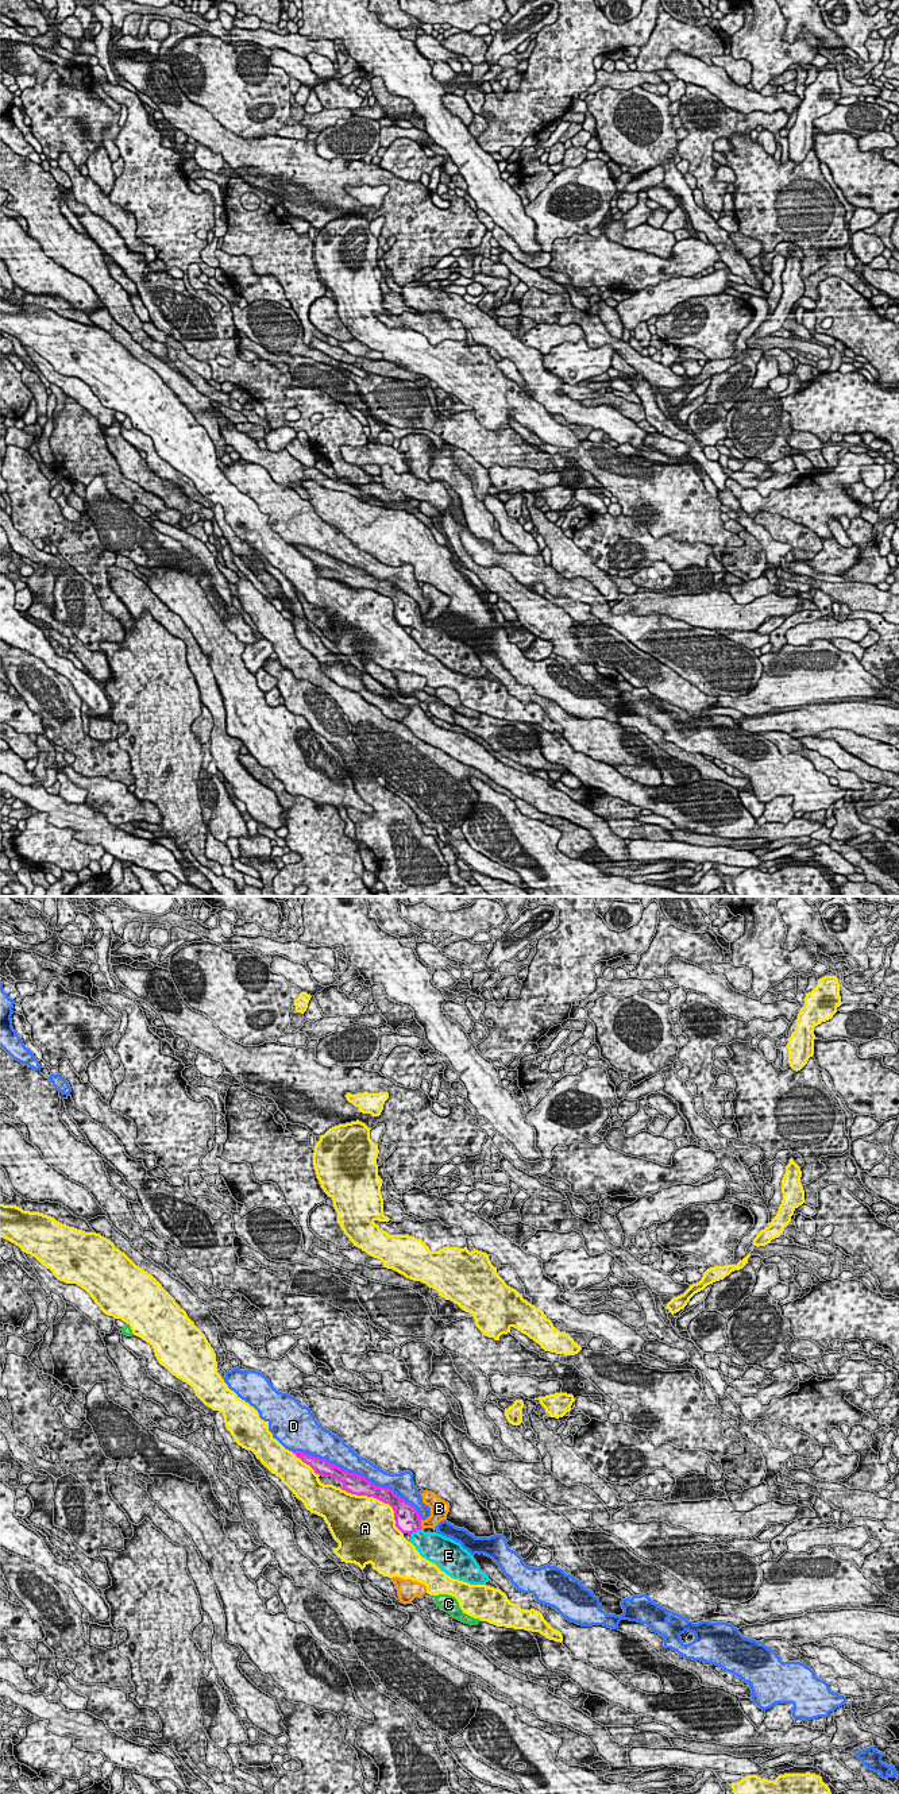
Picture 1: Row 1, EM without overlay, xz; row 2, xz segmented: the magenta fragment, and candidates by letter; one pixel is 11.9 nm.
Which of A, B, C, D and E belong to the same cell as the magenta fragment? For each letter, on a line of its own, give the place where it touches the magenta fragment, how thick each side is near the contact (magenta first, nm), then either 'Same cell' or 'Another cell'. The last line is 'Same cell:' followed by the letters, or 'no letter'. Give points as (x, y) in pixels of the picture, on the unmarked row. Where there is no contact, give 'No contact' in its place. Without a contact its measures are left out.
A: Touches magenta at xz (384, 594). Thickness 220 nm (magenta) against 480 nm. Another cell
B: Touches magenta at xz (420, 617). Thickness 300 nm (magenta) against 190 nm. Another cell
C: No contact. Another cell
D: Touches magenta at xz (358, 567). Thickness 240 nm (magenta) against 280 nm. Another cell
E: Touches magenta at xz (416, 622). Thickness 300 nm (magenta) against 300 nm. Same cell
Same cell: E

